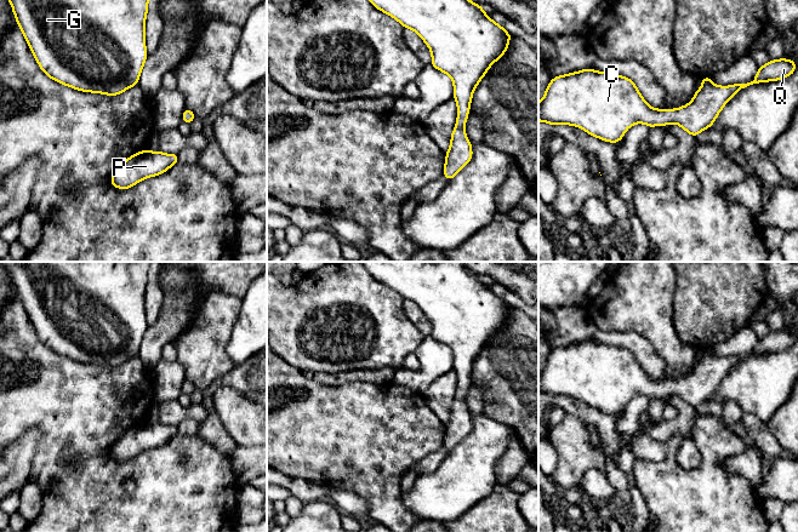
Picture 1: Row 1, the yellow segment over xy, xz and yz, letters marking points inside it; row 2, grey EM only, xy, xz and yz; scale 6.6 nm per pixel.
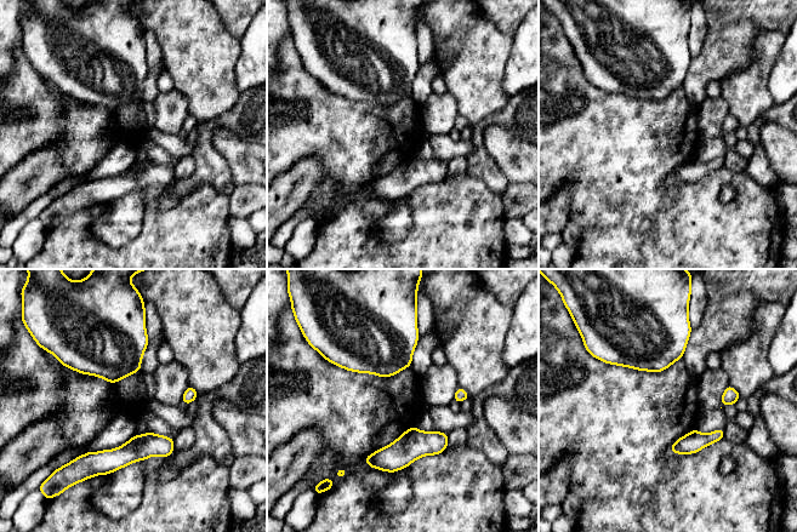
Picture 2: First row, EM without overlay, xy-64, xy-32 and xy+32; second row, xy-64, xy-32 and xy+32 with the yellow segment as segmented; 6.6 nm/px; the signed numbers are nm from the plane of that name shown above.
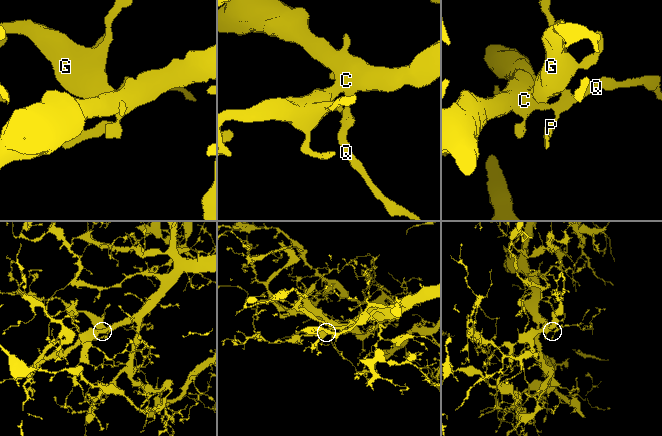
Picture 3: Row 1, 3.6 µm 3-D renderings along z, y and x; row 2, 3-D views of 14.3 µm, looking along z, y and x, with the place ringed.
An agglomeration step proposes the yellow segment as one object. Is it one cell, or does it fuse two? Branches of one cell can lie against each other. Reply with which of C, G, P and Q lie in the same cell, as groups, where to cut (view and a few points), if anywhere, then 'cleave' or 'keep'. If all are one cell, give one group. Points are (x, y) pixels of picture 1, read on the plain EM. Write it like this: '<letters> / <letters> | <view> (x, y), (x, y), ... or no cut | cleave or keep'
C G P Q | no cut | keep

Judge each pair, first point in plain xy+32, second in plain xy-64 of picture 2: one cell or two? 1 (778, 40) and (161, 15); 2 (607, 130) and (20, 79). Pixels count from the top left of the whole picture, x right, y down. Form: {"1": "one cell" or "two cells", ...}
{"1": "one cell", "2": "one cell"}

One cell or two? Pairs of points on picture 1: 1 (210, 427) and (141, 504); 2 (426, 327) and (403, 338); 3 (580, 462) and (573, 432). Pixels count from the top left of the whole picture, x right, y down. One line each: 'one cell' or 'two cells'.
1: two cells
2: two cells
3: one cell

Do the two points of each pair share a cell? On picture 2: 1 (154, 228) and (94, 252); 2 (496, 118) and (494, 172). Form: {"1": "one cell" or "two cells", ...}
{"1": "one cell", "2": "one cell"}

